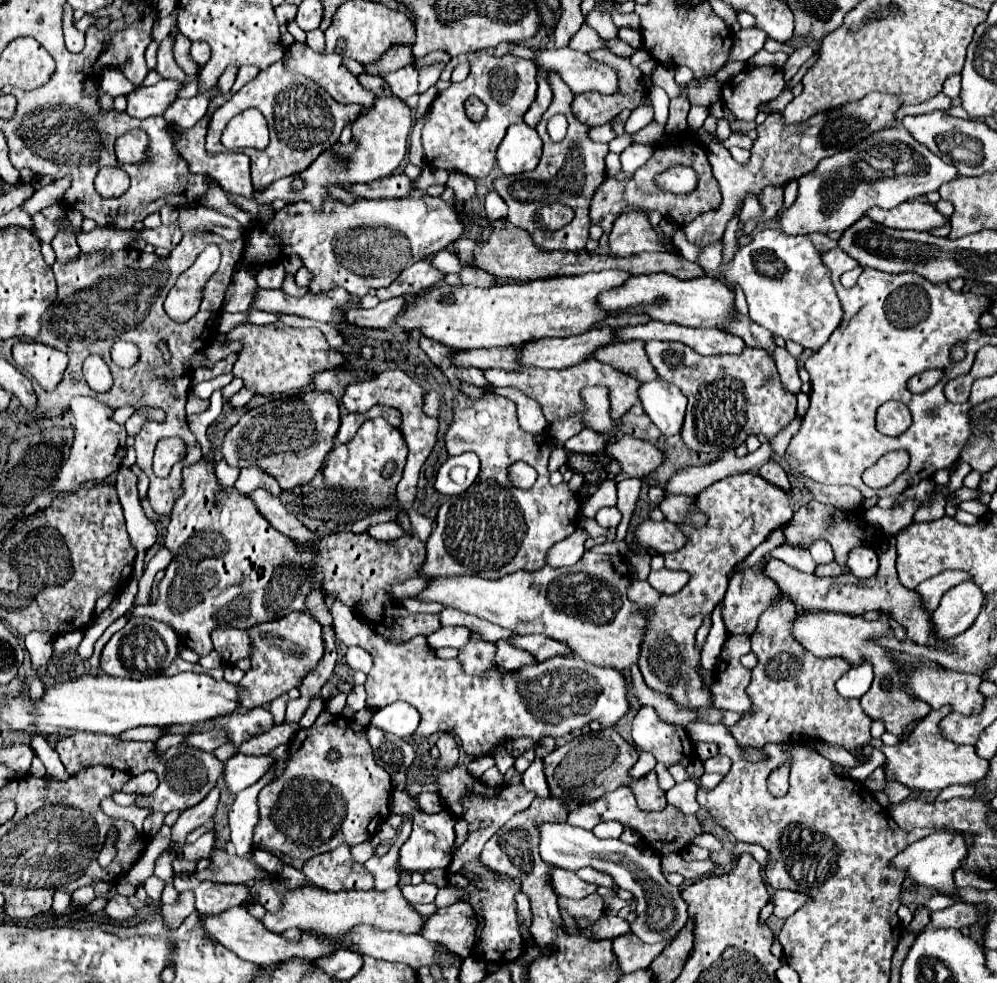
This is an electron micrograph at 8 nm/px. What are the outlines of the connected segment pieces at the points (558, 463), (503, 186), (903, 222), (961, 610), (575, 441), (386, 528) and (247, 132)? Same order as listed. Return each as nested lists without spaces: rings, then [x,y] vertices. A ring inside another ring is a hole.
[[[555,447],[551,452],[548,470],[549,472],[554,472],[558,470],[561,466],[565,465],[568,461],[568,455],[564,447]]]
[[[549,72],[549,82],[553,88],[553,102],[549,106],[549,110],[543,114],[541,122],[535,126],[541,140],[543,140],[543,156],[539,166],[533,172],[525,172],[525,174],[517,174],[517,176],[499,176],[493,182],[495,192],[505,200],[505,204],[509,206],[509,214],[507,220],[511,224],[515,224],[517,228],[529,232],[529,236],[533,238],[533,244],[537,244],[537,248],[541,250],[583,250],[585,242],[589,238],[589,202],[595,194],[595,190],[599,188],[599,184],[605,180],[605,156],[609,152],[607,144],[599,144],[593,142],[589,138],[589,126],[581,124],[573,112],[571,112],[571,102],[575,98],[575,94],[571,92],[571,88],[561,80],[561,76],[557,76],[557,72]],[[563,112],[569,120],[569,130],[567,136],[561,142],[553,142],[547,134],[547,122],[553,114]],[[549,202],[561,202],[565,206],[571,206],[575,210],[575,218],[571,224],[567,224],[565,228],[557,230],[557,232],[539,232],[535,230],[535,212],[549,204]]]
[[[907,200],[905,204],[899,204],[891,210],[869,208],[865,216],[871,218],[875,224],[897,230],[931,230],[947,222],[947,218],[941,216],[937,208],[925,200]]]
[[[961,582],[947,590],[939,608],[931,614],[935,636],[947,640],[965,632],[981,610],[981,590],[973,582]]]
[[[585,428],[577,436],[567,440],[564,447],[567,452],[577,452],[577,454],[603,454],[605,452],[605,440],[603,440],[603,436]]]
[[[394,521],[370,526],[367,532],[369,532],[369,534],[378,541],[397,540],[406,534],[404,530]]]
[[[249,108],[234,116],[225,128],[225,142],[221,143],[229,150],[265,150],[269,146],[269,130],[263,114],[258,109]]]

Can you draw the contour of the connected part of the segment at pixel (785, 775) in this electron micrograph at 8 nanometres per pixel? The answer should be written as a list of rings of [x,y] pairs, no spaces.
[[[789,766],[785,768],[779,768],[777,772],[773,772],[771,776],[769,776],[769,780],[767,780],[767,784],[769,784],[769,792],[771,794],[783,794],[787,788],[789,788]]]

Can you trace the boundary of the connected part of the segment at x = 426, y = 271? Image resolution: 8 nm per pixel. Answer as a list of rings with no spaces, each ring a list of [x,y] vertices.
[[[421,260],[421,262],[415,262],[411,268],[407,268],[405,272],[401,272],[401,276],[389,288],[377,290],[377,298],[389,300],[397,296],[413,296],[431,286],[437,286],[439,282],[443,282],[443,278],[445,274],[435,266],[431,266],[429,260]]]

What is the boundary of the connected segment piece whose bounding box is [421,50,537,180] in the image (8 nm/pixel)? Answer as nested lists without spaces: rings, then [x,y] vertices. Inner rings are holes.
[[[477,50],[467,54],[467,62],[471,64],[471,72],[463,82],[451,84],[447,90],[439,92],[433,100],[427,122],[423,126],[423,150],[425,158],[433,168],[447,170],[447,172],[461,172],[469,178],[483,178],[487,176],[495,164],[495,152],[505,136],[505,130],[511,124],[523,122],[523,114],[529,110],[531,102],[535,100],[537,92],[537,66],[531,60],[519,56],[491,56],[487,50]],[[469,96],[477,96],[485,106],[487,112],[481,120],[473,122],[465,114],[465,100]]]

